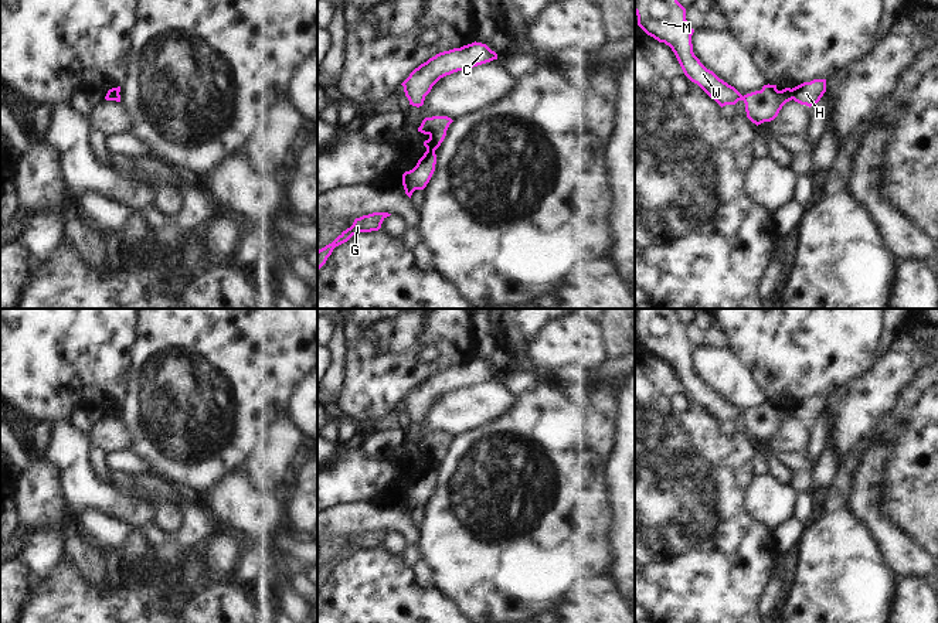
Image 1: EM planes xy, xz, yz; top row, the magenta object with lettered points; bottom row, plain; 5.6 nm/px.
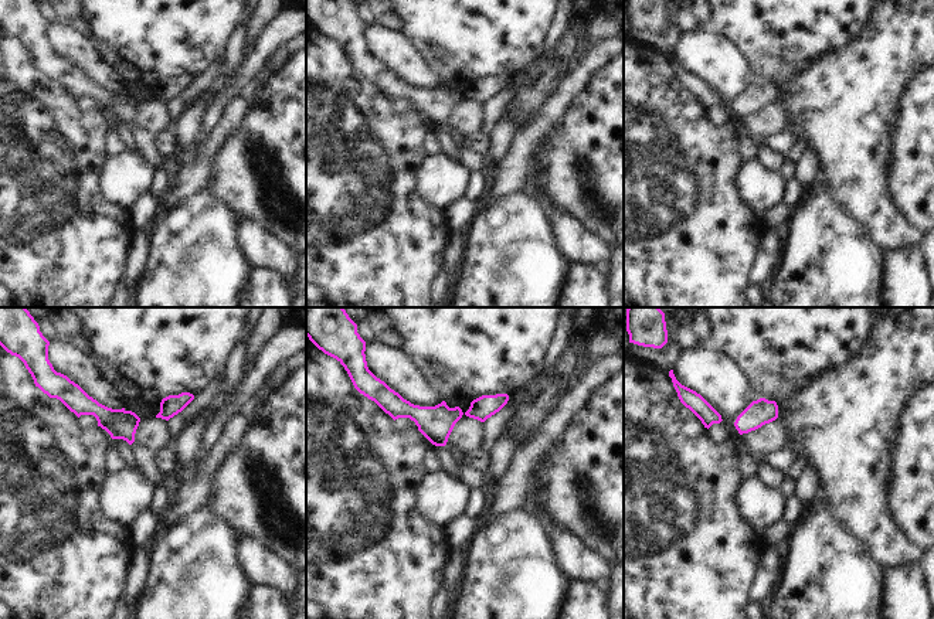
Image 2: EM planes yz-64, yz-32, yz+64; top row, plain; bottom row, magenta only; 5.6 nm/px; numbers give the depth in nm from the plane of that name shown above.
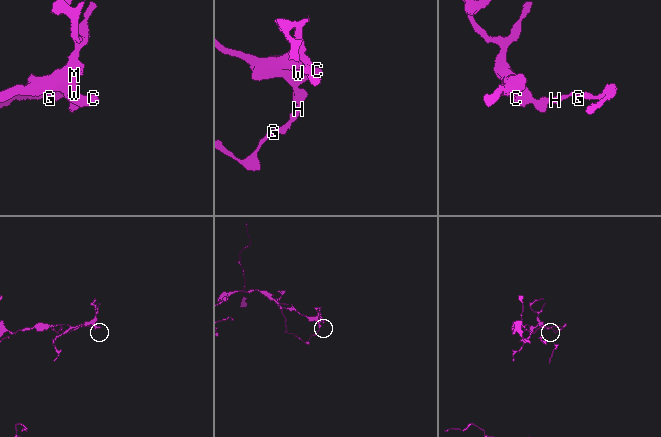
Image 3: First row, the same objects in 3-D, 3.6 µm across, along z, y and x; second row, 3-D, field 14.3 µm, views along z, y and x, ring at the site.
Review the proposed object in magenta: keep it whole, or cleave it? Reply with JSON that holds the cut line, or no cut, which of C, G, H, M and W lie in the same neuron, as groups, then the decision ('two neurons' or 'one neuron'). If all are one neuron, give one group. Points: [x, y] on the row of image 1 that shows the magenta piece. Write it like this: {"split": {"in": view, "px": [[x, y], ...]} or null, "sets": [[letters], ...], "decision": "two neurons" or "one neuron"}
{"split": {"in": "yz", "px": [[791, 89], [794, 98]]}, "sets": [["C", "M", "W"], ["G", "H"]], "decision": "two neurons"}

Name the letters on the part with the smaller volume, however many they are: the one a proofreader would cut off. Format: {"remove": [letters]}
{"remove": ["C", "M", "W"]}

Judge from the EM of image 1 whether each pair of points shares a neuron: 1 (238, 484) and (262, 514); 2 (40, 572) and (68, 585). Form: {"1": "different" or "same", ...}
{"1": "same", "2": "different"}

